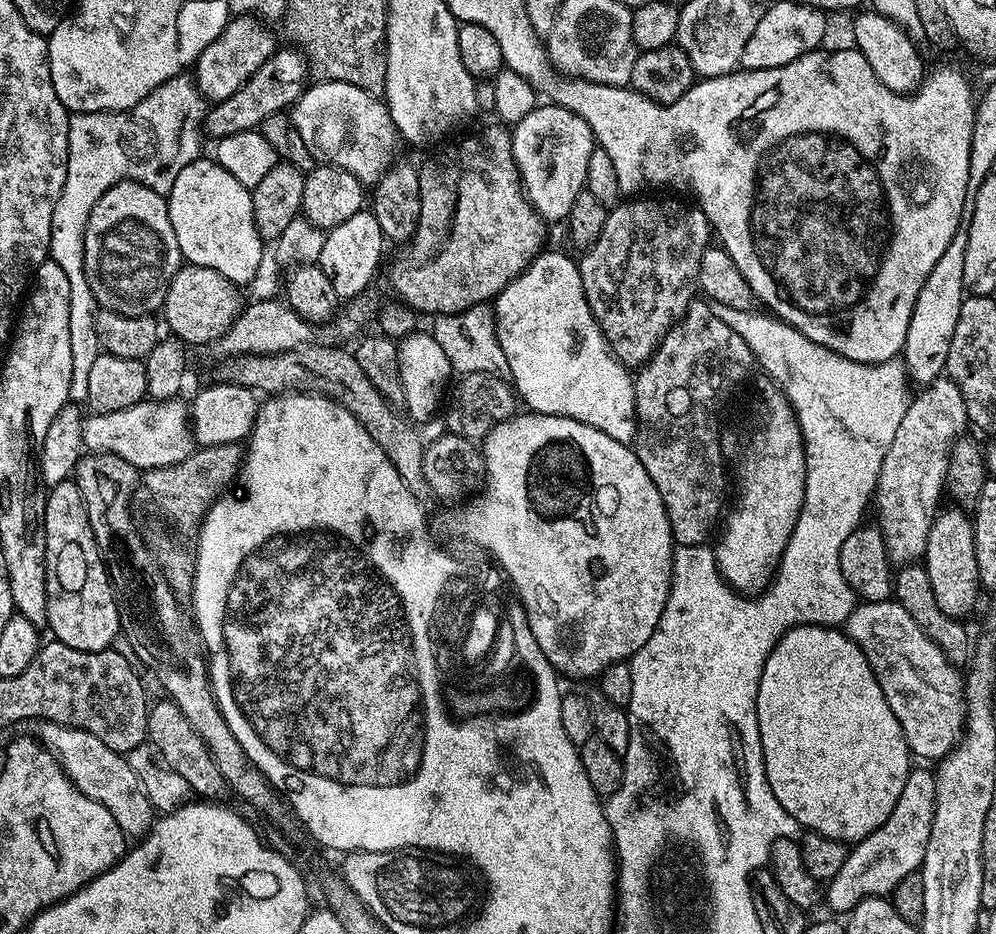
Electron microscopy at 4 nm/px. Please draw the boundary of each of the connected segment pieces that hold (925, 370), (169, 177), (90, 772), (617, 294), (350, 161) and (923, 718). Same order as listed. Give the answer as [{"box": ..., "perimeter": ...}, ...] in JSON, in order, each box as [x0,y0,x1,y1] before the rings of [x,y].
[{"box":[902,224,969,382],"perimeter":[[[961,224],[954,232],[949,245],[946,246],[945,253],[934,264],[930,277],[926,278],[926,282],[923,283],[922,290],[919,291],[902,350],[902,356],[915,381],[918,379],[922,380],[921,382],[929,382],[939,377],[945,369],[944,364],[949,354],[950,339],[953,338],[961,302],[966,295],[962,277],[963,259],[966,256],[968,241],[969,228],[966,224]]]},{"box":[50,74,202,362],"perimeter":[[[181,74],[162,82],[142,102],[125,112],[109,110],[106,112],[74,112],[68,118],[68,165],[66,182],[58,202],[54,206],[54,218],[50,230],[50,259],[62,266],[66,279],[70,282],[70,358],[74,362],[91,362],[102,355],[96,329],[98,305],[90,286],[84,277],[84,231],[86,222],[102,194],[107,188],[113,188],[123,180],[138,180],[150,190],[167,197],[174,181],[192,160],[201,155],[200,142],[192,136],[184,136],[184,127],[192,116],[192,104],[201,103],[202,95],[191,75]]]},{"box":[39,722,154,838],"perimeter":[[[47,722],[39,725],[39,737],[46,748],[64,766],[64,772],[71,777],[72,781],[82,794],[86,794],[94,802],[106,806],[110,814],[114,814],[114,822],[124,832],[125,837],[140,838],[153,827],[154,805],[143,784],[140,783],[135,767],[127,764],[125,757],[119,752],[110,750],[102,738],[94,738],[86,730],[71,728],[65,724],[49,724]]]},{"box":[579,198,710,370],"perimeter":[[[628,198],[623,202],[617,203],[616,207],[609,211],[606,218],[606,226],[602,226],[602,234],[598,242],[594,242],[592,248],[583,253],[584,257],[579,257],[580,277],[582,278],[582,290],[584,297],[592,316],[596,319],[596,324],[600,328],[600,333],[604,336],[605,343],[608,344],[608,350],[629,370],[639,369],[648,363],[649,358],[656,352],[656,348],[666,338],[666,334],[679,320],[683,320],[686,310],[692,305],[692,301],[698,292],[698,281],[700,278],[700,263],[705,248],[709,247],[708,232],[710,236],[710,225],[706,214],[699,206],[687,208],[684,204],[679,204],[676,200],[636,200],[640,198]]]},{"box":[290,80,398,185],"perimeter":[[[325,80],[323,82],[313,83],[313,85],[313,88],[306,89],[305,92],[301,94],[300,101],[298,101],[297,104],[295,101],[295,103],[293,103],[290,108],[292,124],[298,130],[298,134],[302,138],[302,142],[304,145],[306,145],[306,147],[308,147],[308,149],[311,150],[312,155],[316,157],[317,161],[323,162],[328,166],[341,168],[352,176],[355,176],[356,179],[360,181],[361,185],[375,185],[377,181],[379,181],[380,178],[393,167],[394,162],[392,162],[392,159],[394,159],[396,156],[396,140],[398,141],[398,133],[396,127],[394,126],[394,122],[388,113],[387,103],[385,103],[385,101],[380,98],[375,100],[375,98],[371,96],[373,93],[369,91],[367,87],[361,86],[359,84],[347,84],[346,82],[338,82],[337,80]]]},{"box":[846,598,965,762],"perimeter":[[[892,598],[872,603],[857,603],[848,615],[846,635],[860,647],[862,654],[870,662],[882,686],[882,694],[886,694],[886,702],[890,702],[890,710],[894,710],[898,726],[902,726],[909,753],[913,757],[921,756],[922,759],[933,762],[947,756],[958,742],[965,715],[964,680],[961,669],[948,662],[946,656],[938,650],[936,643],[924,633],[922,626],[918,626],[918,622],[910,618],[907,610]]]}]

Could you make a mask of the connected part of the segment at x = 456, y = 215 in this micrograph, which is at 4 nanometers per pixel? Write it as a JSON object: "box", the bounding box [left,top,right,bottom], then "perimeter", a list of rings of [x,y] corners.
{"box":[399,127,544,314],"perimeter":[[[507,127],[484,128],[477,136],[464,136],[461,140],[456,140],[453,144],[445,146],[441,152],[436,152],[424,165],[418,168],[421,192],[421,218],[417,224],[416,233],[410,239],[412,246],[412,256],[416,259],[416,265],[408,272],[408,277],[404,280],[399,294],[417,313],[432,312],[431,314],[443,314],[445,312],[464,312],[468,308],[473,308],[476,304],[488,304],[506,285],[516,276],[522,275],[529,264],[540,255],[544,236],[540,233],[540,228],[535,224],[538,220],[538,213],[532,207],[531,200],[528,199],[523,183],[520,179],[520,171],[516,168],[516,159],[512,153],[512,133]]]}

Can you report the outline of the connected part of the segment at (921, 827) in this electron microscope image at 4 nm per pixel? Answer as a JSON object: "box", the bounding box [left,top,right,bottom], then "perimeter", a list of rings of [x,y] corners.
{"box":[826,766,936,914],"perimeter":[[[924,766],[913,767],[906,778],[906,786],[902,786],[902,794],[898,797],[898,802],[894,805],[894,810],[890,810],[890,818],[886,818],[886,822],[882,822],[882,826],[878,826],[878,830],[874,830],[874,834],[870,834],[865,840],[857,840],[854,847],[849,851],[846,862],[842,862],[842,870],[838,870],[838,874],[834,879],[827,881],[826,888],[828,888],[828,904],[836,912],[847,914],[853,912],[858,904],[871,896],[887,897],[897,886],[898,882],[902,882],[902,878],[906,878],[912,872],[919,872],[920,865],[924,862],[924,855],[926,854],[926,842],[930,838],[930,826],[934,822],[934,806],[936,805],[936,778],[931,771],[920,768]]]}

